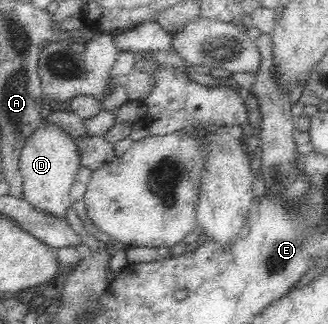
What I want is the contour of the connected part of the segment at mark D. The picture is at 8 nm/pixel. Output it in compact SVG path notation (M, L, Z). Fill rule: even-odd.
M42 122L38 129L29 135L20 154L19 170L23 180L23 197L33 209L66 221L73 202L71 188L76 181L80 156L72 136L64 133L56 124Z

